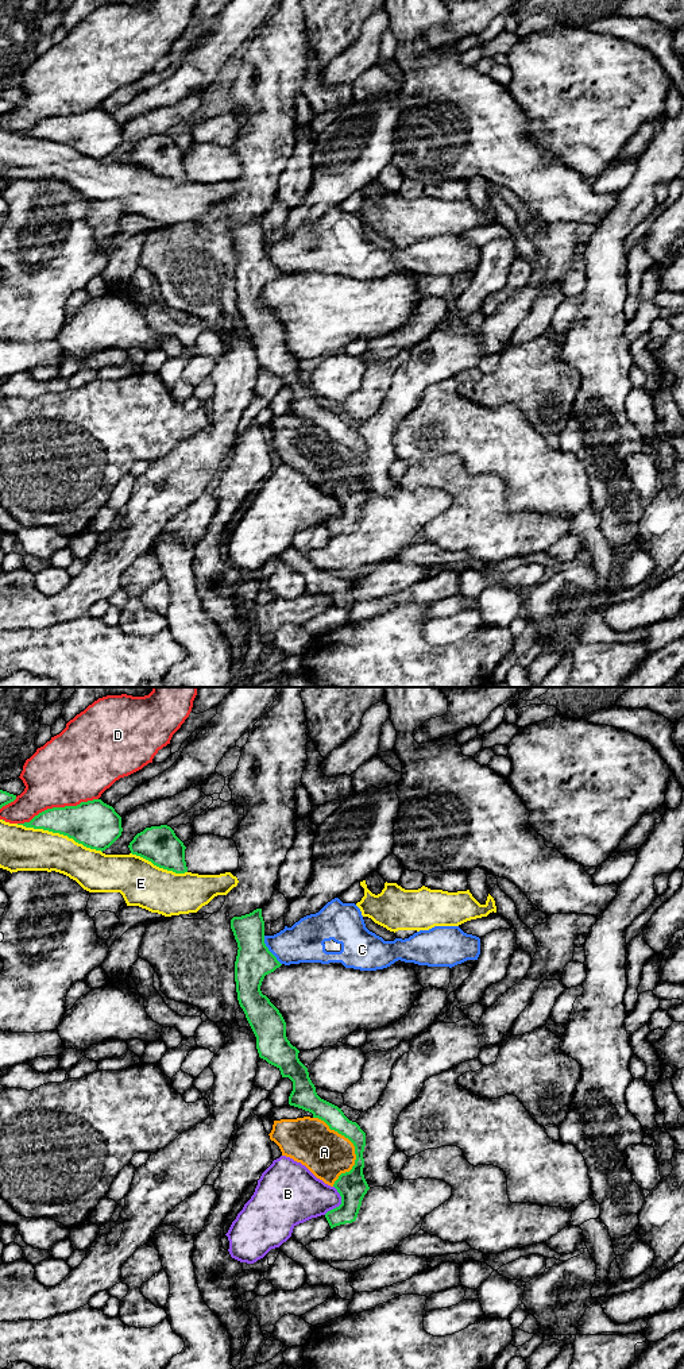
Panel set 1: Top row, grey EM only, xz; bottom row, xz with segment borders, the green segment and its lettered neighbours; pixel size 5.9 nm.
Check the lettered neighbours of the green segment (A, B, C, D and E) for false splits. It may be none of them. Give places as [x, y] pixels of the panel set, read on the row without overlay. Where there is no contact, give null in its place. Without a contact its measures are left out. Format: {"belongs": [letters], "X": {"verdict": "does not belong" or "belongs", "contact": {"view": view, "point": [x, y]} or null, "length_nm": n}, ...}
{"belongs": [], "A": {"verdict": "does not belong", "contact": {"view": "xz", "point": [355, 457]}, "length_nm": 440}, "B": {"verdict": "does not belong", "contact": {"view": "xz", "point": [342, 512]}, "length_nm": 190}, "C": {"verdict": "does not belong", "contact": {"view": "xz", "point": [269, 259]}, "length_nm": 200}, "D": {"verdict": "does not belong", "contact": {"view": "xz", "point": [57, 116]}, "length_nm": 500}, "E": {"verdict": "does not belong", "contact": {"view": "xz", "point": [60, 142]}, "length_nm": 550}}

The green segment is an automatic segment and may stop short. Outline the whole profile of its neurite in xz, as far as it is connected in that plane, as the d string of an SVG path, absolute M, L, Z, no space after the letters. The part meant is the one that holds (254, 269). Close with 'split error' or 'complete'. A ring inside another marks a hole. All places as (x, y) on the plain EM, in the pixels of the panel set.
M262 217L233 225L231 238L239 257L235 270L237 309L256 346L259 366L277 375L282 386L293 390L290 414L312 421L313 427L324 429L331 439L344 444L355 455L355 474L333 493L341 505L341 513L325 522L331 537L352 532L370 498L363 483L366 441L356 431L349 429L341 417L317 404L308 377L298 367L300 359L286 346L282 323L260 300L264 285L282 274L264 252Z; complete

